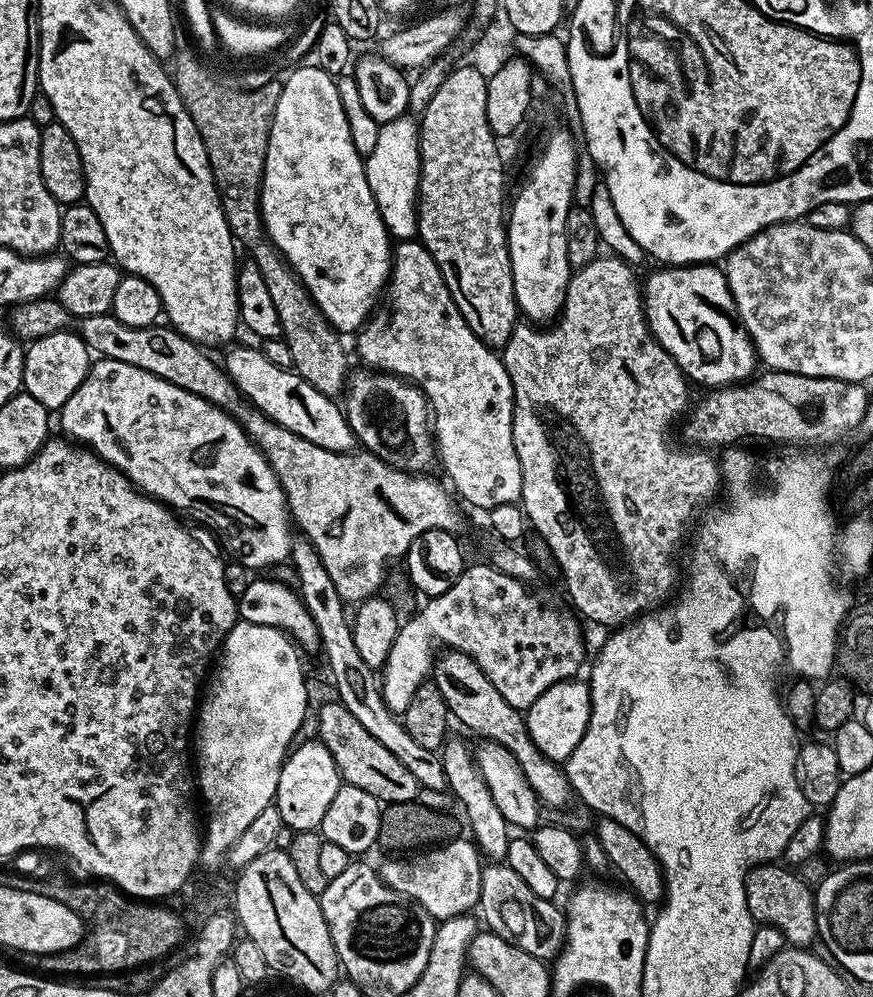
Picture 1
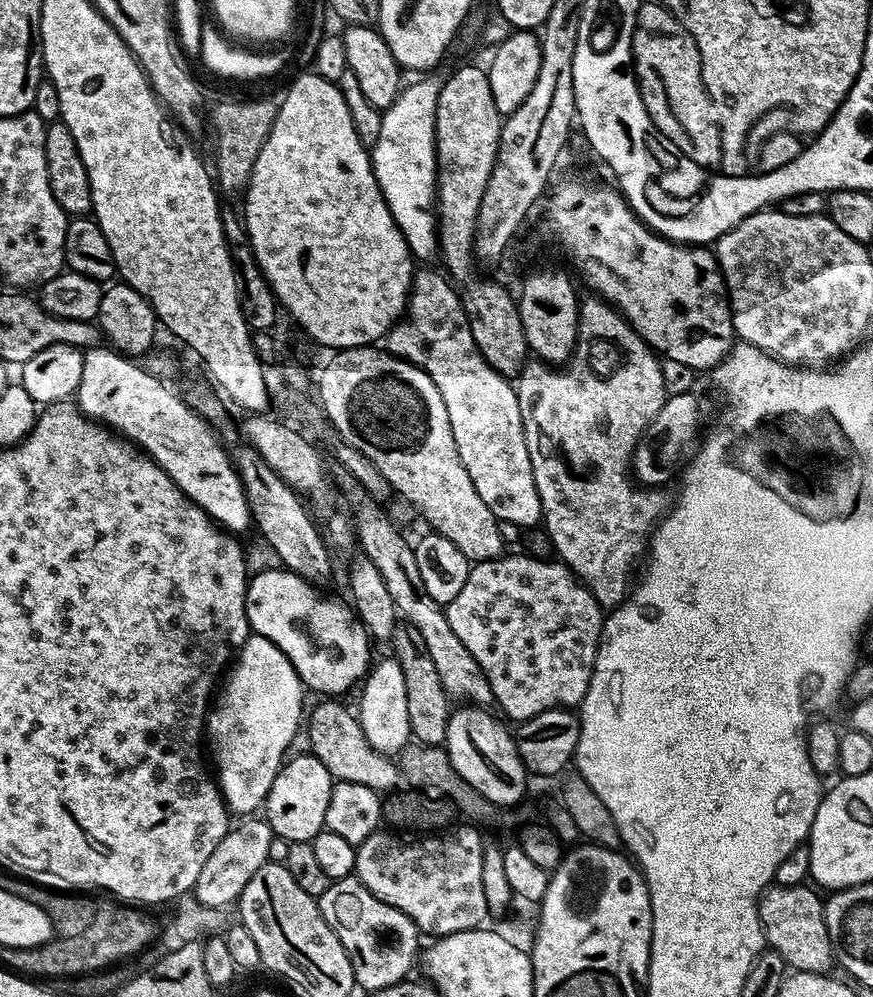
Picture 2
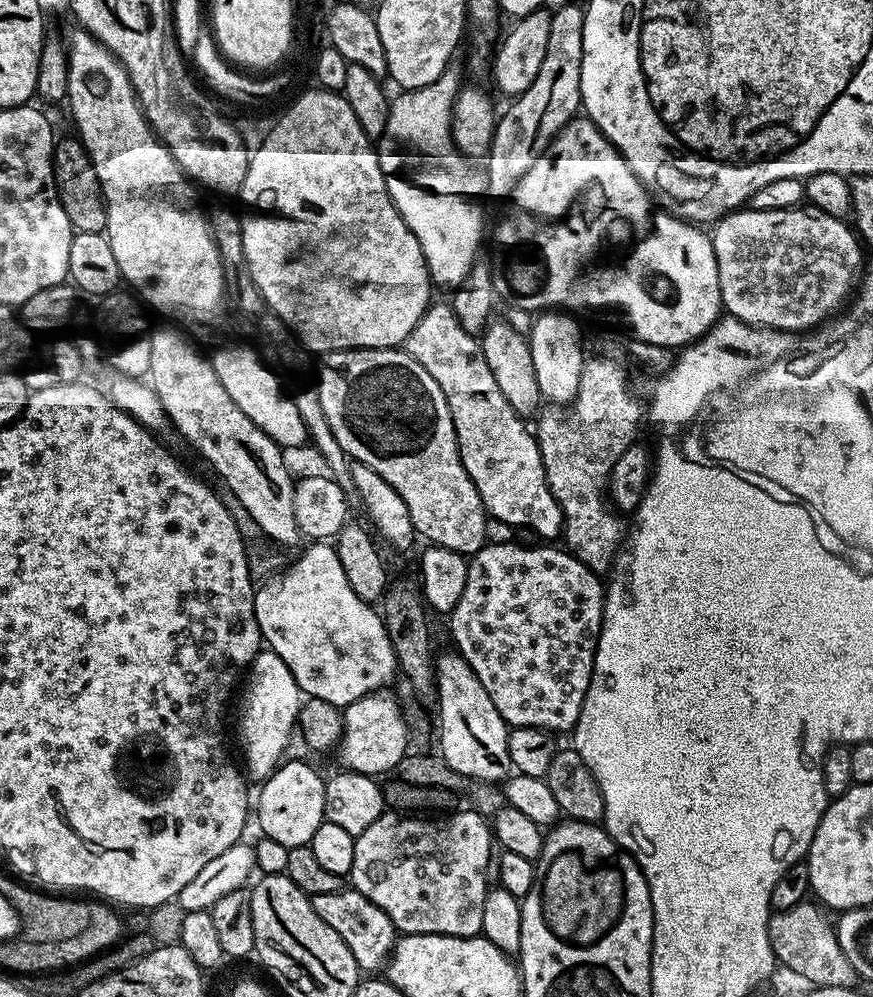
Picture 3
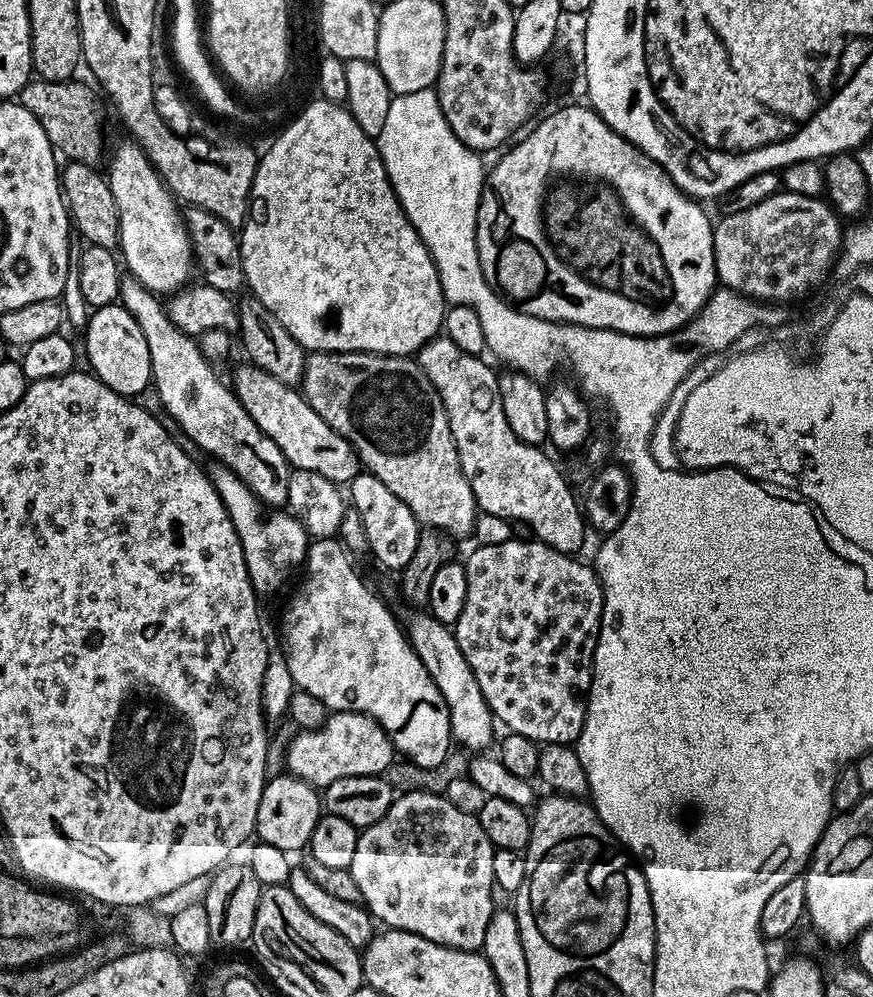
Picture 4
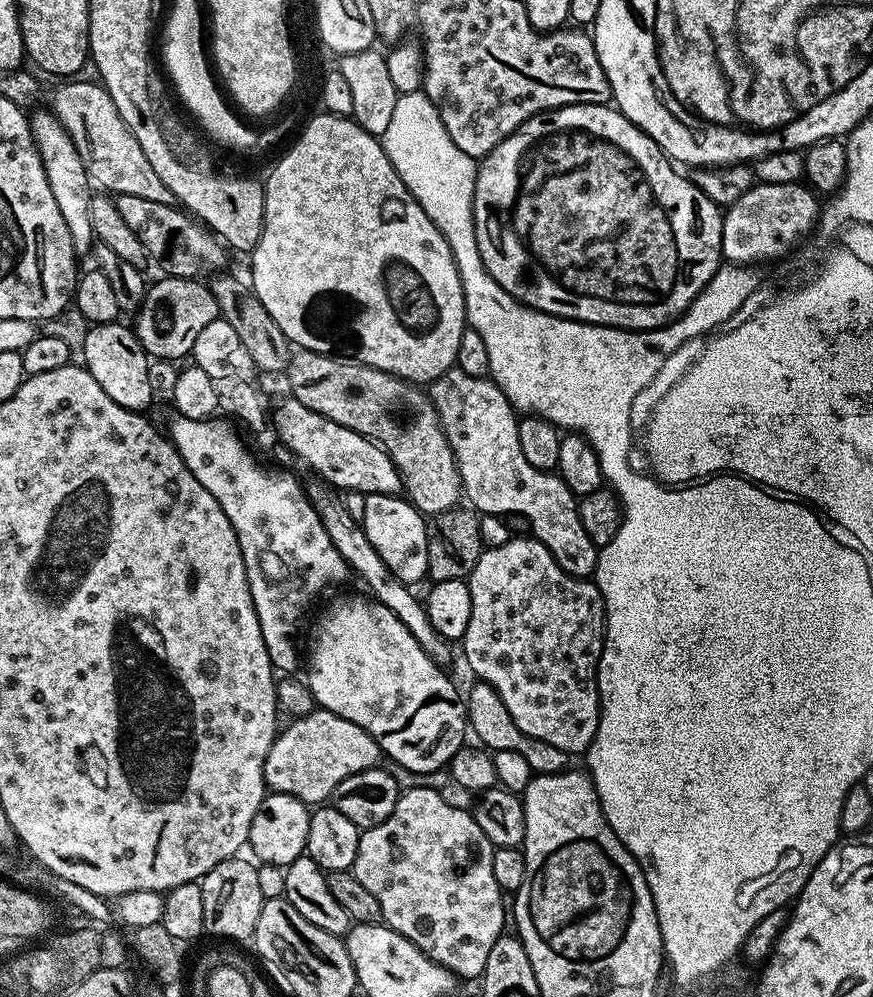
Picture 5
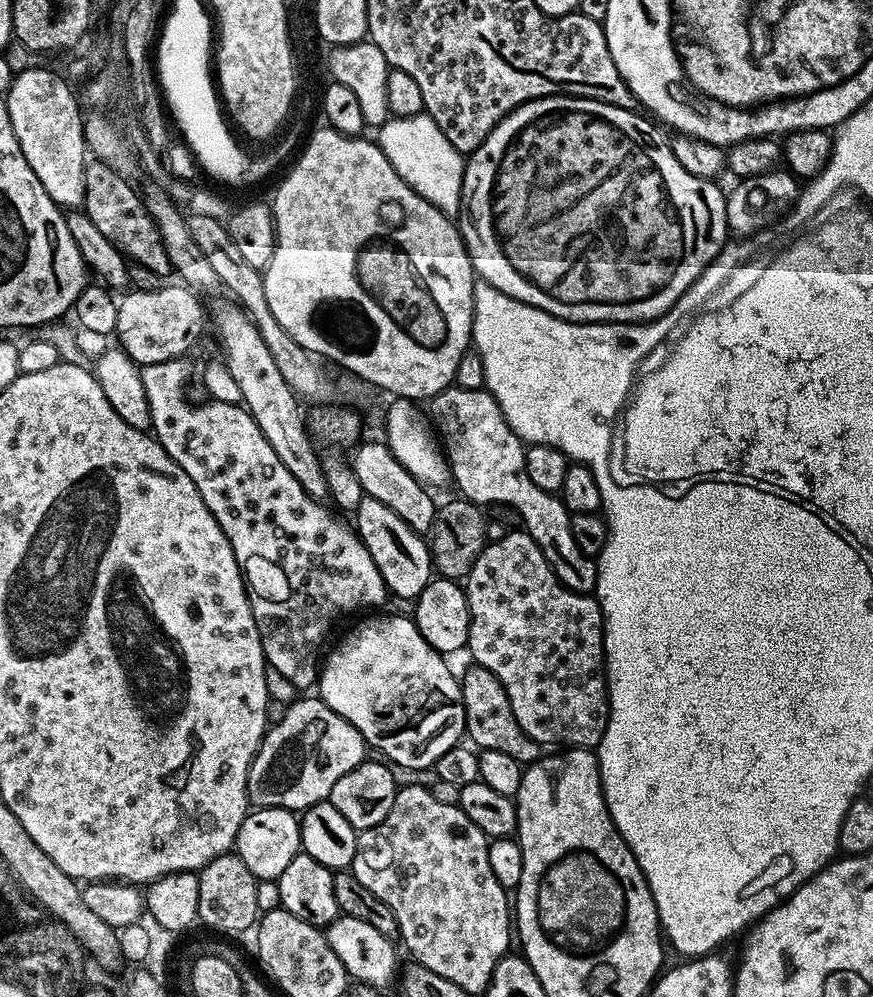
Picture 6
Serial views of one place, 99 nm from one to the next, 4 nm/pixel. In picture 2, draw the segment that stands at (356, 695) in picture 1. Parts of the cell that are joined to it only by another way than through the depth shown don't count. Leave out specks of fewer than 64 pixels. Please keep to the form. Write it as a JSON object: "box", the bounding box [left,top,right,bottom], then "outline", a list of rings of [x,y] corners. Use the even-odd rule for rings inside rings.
{"box":[234,446,332,582],"outline":[[[250,446],[243,447],[234,452],[234,463],[240,481],[244,483],[244,493],[255,527],[260,527],[265,542],[276,551],[280,559],[277,561],[288,571],[313,582],[326,579],[332,572],[332,560],[328,557],[330,548],[321,529],[319,532],[315,522],[308,517],[309,509],[305,501],[296,495],[295,490],[277,472],[270,470],[258,450]]]}

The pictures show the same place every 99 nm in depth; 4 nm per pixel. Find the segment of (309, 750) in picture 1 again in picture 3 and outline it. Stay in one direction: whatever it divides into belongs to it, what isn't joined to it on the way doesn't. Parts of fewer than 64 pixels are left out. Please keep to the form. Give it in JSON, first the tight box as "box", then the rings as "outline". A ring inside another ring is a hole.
{"box":[254,759,324,849],"outline":[[[289,759],[281,763],[276,771],[259,785],[260,801],[255,801],[254,816],[260,819],[260,832],[282,842],[288,849],[303,844],[311,845],[314,830],[323,824],[324,818],[324,781],[308,764]]]}

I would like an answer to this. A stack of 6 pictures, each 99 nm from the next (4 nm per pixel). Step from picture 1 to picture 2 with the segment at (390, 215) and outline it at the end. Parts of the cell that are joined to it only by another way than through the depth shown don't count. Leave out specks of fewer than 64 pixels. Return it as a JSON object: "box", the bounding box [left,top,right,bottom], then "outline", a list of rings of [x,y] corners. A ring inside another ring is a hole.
{"box":[370,74,441,261],"outline":[[[432,74],[416,78],[413,84],[405,83],[397,94],[396,100],[382,112],[382,130],[378,133],[378,142],[370,149],[372,173],[376,176],[378,186],[388,204],[390,214],[402,230],[408,248],[417,261],[428,260],[438,252],[438,220],[434,215],[436,198],[436,99],[440,93],[441,81],[435,80]]]}

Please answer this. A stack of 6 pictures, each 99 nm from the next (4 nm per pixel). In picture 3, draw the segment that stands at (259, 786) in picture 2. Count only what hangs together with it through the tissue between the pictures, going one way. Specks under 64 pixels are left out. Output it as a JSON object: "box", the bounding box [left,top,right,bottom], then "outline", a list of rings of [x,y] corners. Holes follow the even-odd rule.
{"box":[240,650,302,782],"outline":[[[262,650],[252,659],[242,692],[243,688],[244,697],[240,700],[240,748],[244,751],[242,768],[253,781],[263,782],[285,759],[284,747],[294,736],[300,719],[302,693],[298,682],[294,682],[294,674],[290,674],[290,666],[286,666],[286,662],[282,662],[282,658],[271,650]]]}

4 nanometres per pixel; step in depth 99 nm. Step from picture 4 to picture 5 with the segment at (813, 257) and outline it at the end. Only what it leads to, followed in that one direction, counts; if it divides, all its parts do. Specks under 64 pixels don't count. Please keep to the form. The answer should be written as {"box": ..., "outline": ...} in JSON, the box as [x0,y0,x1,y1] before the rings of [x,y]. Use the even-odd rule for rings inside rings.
{"box":[723,182,818,266],"outline":[[[800,182],[753,184],[746,194],[742,194],[742,198],[738,198],[738,202],[731,204],[723,213],[723,259],[730,264],[760,266],[763,260],[791,253],[816,227],[818,204],[816,208],[815,198],[813,189]]]}

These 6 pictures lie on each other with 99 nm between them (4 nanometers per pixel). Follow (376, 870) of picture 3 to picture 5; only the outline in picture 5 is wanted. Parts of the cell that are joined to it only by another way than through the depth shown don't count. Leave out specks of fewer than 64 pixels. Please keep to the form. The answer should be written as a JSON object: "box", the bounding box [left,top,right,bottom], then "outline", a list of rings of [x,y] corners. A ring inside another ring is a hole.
{"box":[350,788,505,978],"outline":[[[428,788],[401,791],[390,818],[386,818],[386,822],[382,822],[378,826],[361,831],[358,854],[350,870],[358,878],[358,882],[362,882],[362,886],[366,886],[366,890],[370,890],[370,894],[374,894],[374,898],[378,898],[378,906],[382,906],[384,915],[383,923],[387,924],[389,928],[393,928],[398,934],[402,934],[410,942],[414,942],[414,946],[418,946],[418,950],[422,950],[422,954],[426,954],[440,967],[455,972],[457,977],[476,976],[476,978],[480,978],[484,975],[486,958],[490,958],[490,950],[494,950],[494,942],[498,942],[498,938],[505,935],[501,891],[498,882],[494,882],[494,858],[492,857],[494,846],[490,842],[490,838],[486,838],[486,834],[482,834],[482,826],[478,826],[475,815],[471,811],[463,812],[458,805],[451,804],[444,796],[446,795]]]}

